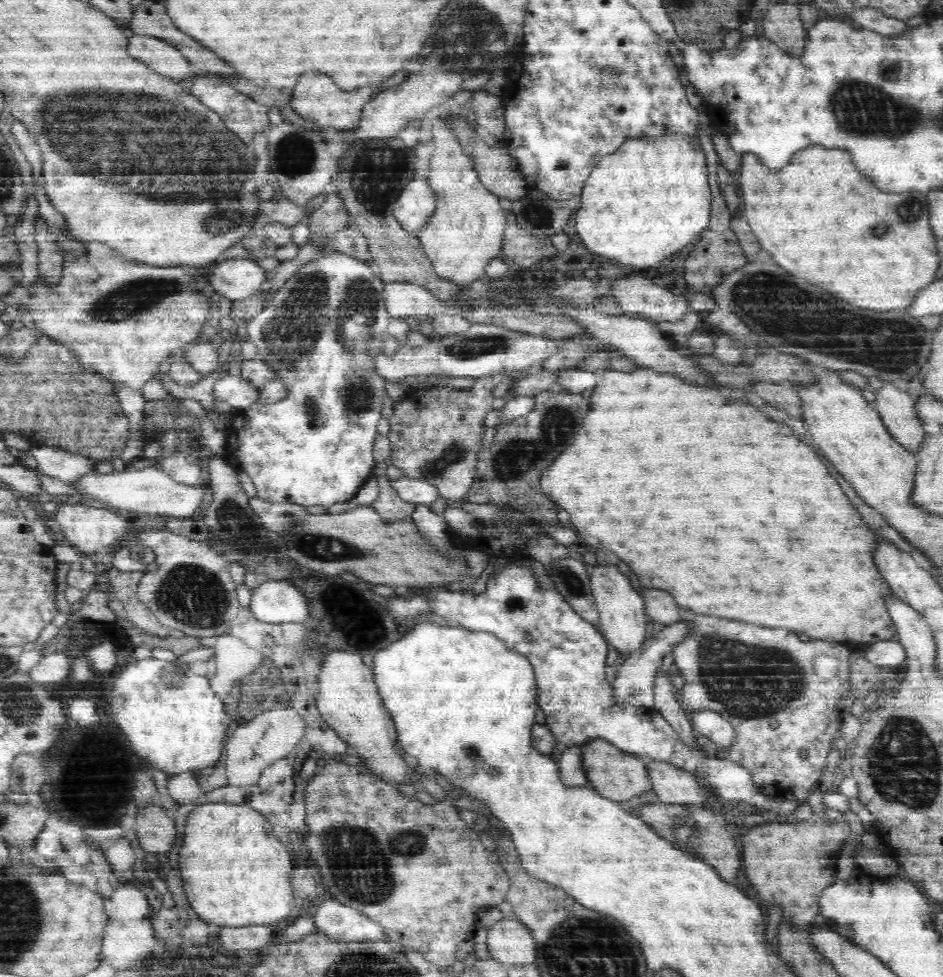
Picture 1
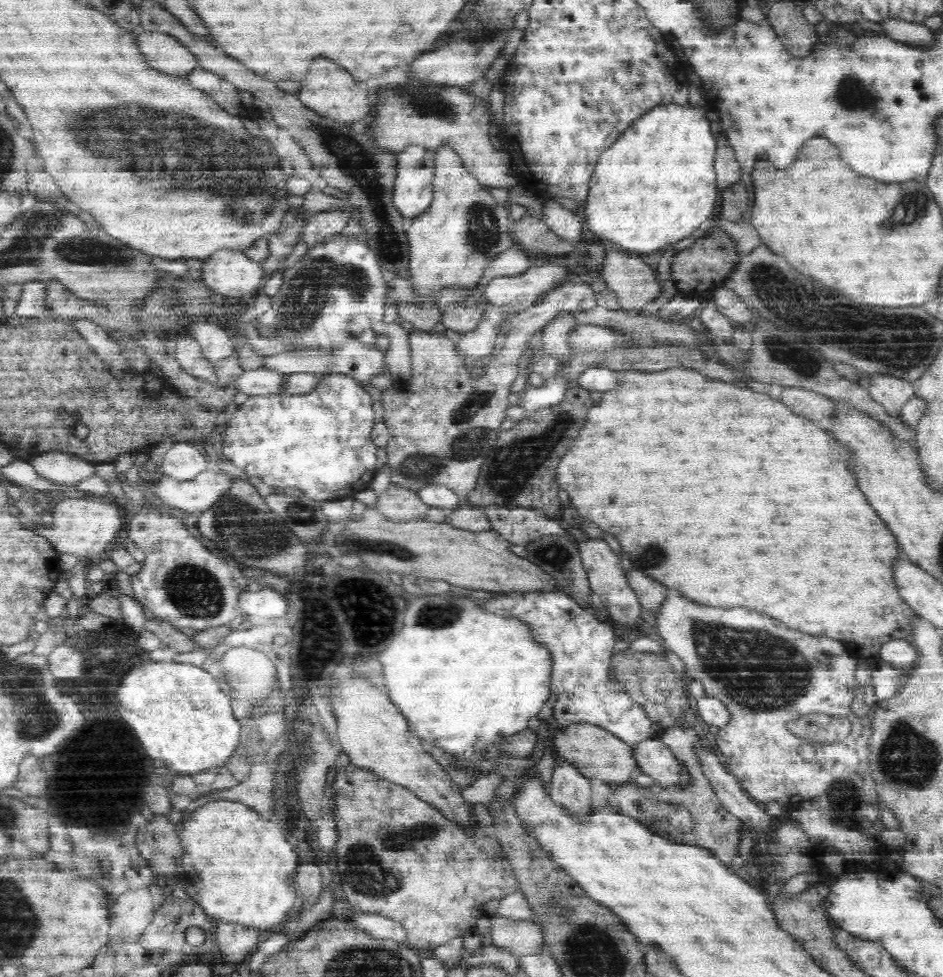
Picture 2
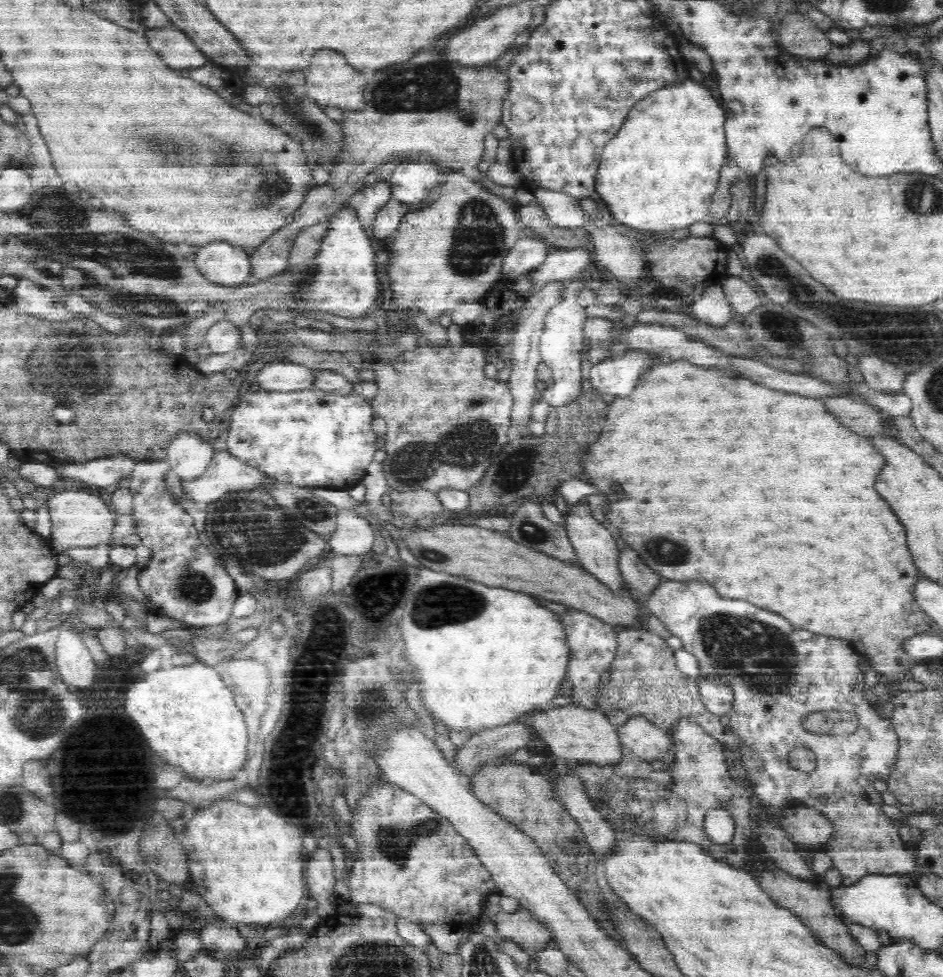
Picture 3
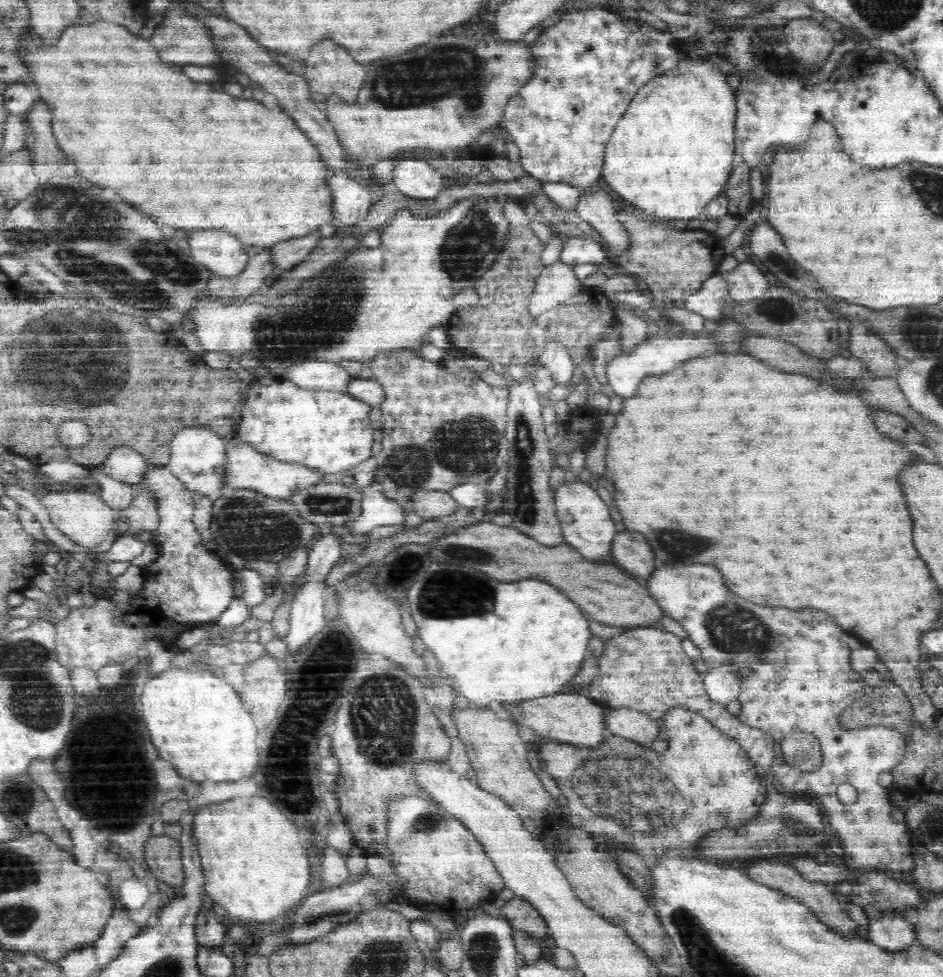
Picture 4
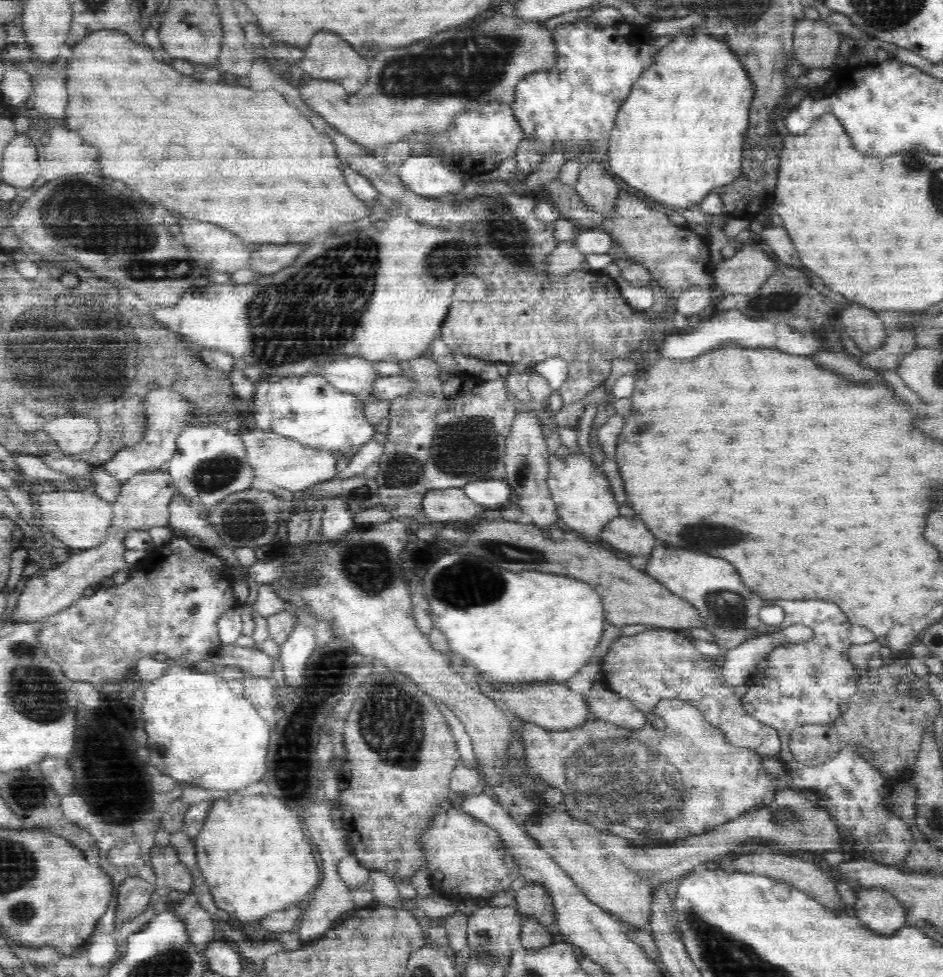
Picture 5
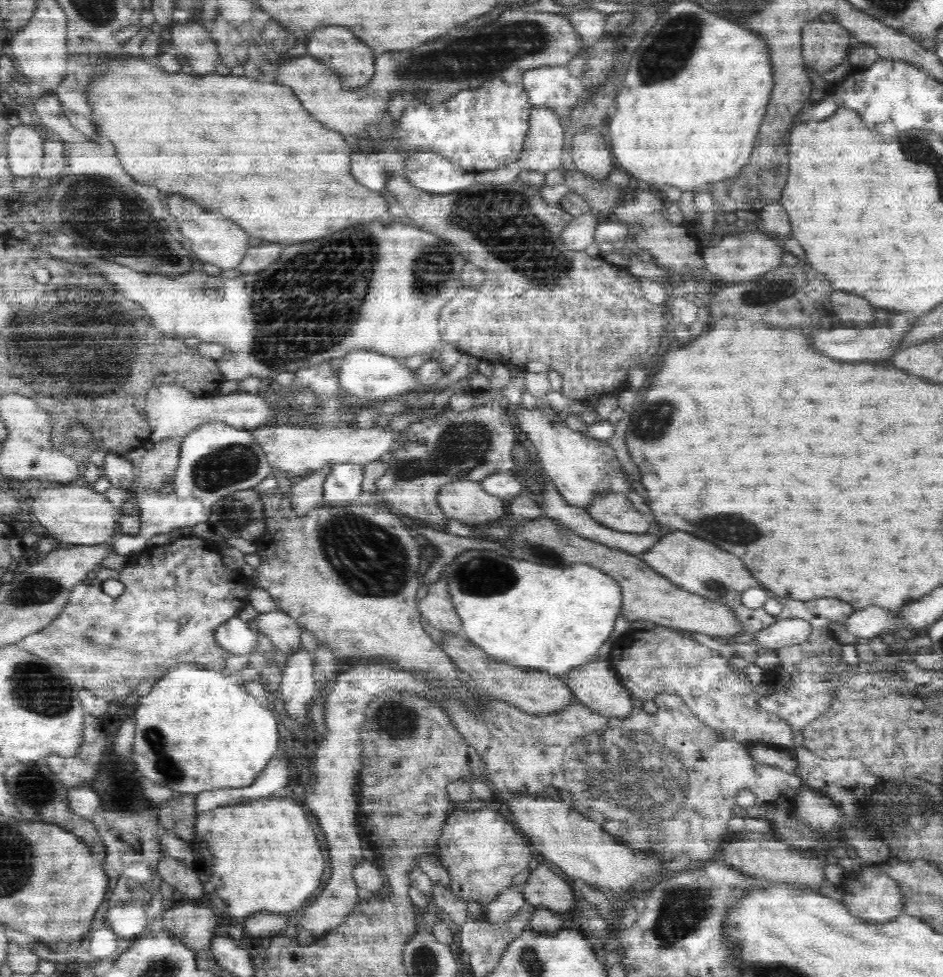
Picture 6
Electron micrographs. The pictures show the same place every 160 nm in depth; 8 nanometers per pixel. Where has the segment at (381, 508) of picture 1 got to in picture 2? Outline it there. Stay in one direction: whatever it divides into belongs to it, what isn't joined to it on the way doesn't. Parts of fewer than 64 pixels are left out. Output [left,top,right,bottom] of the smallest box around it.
[375,484,430,522]

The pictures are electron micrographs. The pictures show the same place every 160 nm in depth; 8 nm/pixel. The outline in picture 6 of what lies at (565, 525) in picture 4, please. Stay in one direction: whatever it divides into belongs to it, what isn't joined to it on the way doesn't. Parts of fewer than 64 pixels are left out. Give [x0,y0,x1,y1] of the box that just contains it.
[516,408,634,508]

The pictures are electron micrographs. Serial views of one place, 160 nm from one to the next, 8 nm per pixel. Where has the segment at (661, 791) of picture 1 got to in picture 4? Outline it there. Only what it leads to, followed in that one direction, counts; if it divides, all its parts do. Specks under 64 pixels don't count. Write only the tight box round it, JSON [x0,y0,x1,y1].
[603,707,663,746]

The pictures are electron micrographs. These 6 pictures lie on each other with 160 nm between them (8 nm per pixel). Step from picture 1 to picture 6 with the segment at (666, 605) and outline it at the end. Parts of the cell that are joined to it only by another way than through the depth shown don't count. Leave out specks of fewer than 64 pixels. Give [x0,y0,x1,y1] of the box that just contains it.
[587,494,650,534]

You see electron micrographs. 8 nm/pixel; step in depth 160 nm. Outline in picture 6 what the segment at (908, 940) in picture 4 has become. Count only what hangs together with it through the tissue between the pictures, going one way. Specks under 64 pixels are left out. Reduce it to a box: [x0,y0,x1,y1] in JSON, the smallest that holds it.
[844,863,906,923]

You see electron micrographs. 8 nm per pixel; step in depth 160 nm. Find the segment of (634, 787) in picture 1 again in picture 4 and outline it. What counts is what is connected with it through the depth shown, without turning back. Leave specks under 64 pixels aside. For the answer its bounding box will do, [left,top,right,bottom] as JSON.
[502,693,607,746]

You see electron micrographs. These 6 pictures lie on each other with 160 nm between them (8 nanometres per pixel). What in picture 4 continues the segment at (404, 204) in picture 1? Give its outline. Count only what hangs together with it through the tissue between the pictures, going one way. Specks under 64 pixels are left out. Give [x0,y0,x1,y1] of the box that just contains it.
[392,158,443,198]

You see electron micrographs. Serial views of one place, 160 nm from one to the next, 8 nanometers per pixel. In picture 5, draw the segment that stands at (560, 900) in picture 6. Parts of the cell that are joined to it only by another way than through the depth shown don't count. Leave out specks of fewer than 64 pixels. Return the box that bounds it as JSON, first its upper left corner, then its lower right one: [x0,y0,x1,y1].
[516,882,554,926]

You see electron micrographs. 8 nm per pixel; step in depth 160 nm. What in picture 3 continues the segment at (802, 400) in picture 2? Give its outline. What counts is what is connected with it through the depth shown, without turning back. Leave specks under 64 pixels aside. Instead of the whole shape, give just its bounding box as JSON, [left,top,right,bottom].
[820,396,894,438]

